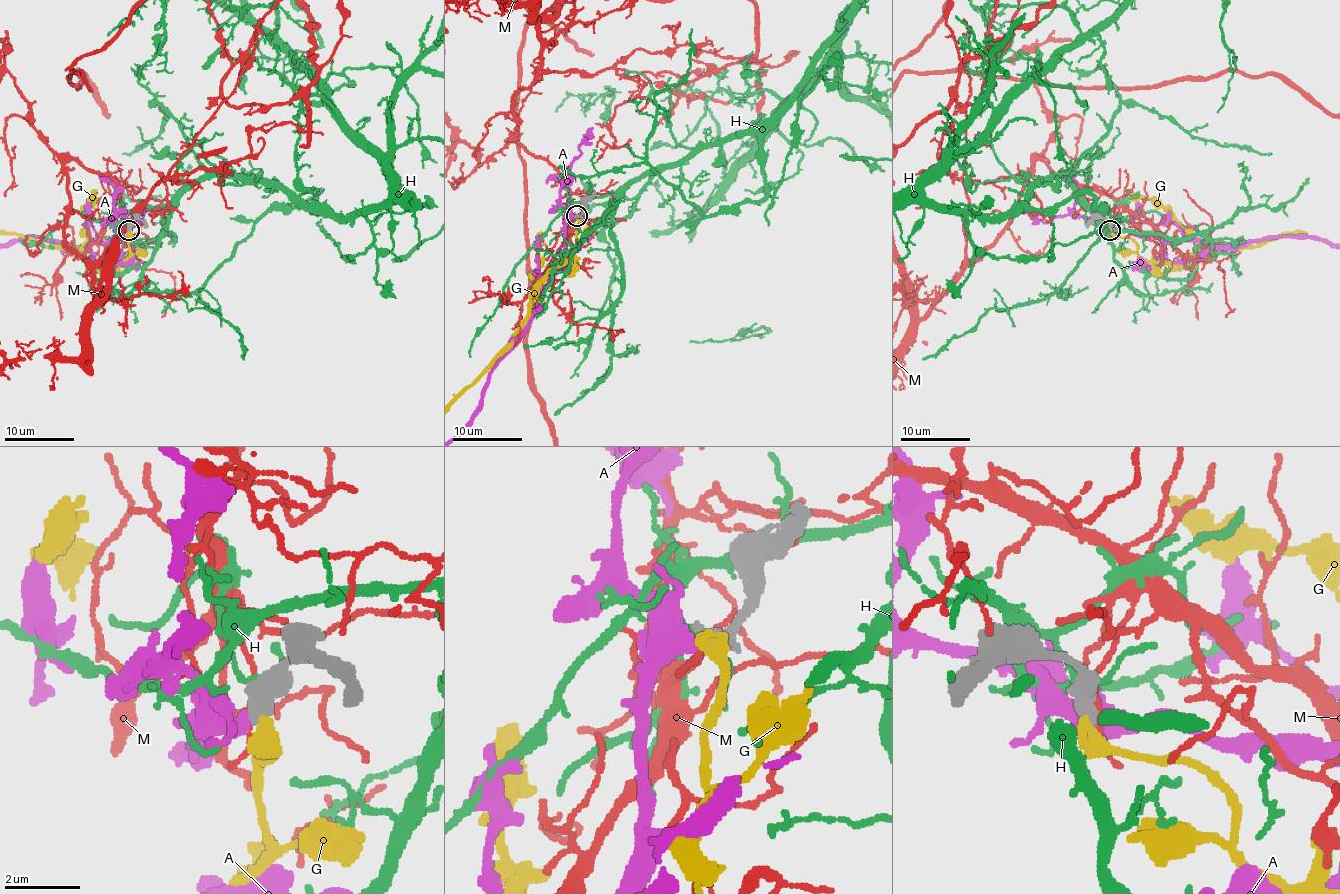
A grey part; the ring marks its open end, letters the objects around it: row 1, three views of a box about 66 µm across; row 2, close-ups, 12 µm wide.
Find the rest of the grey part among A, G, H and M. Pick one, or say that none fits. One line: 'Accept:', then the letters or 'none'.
Accept: G

